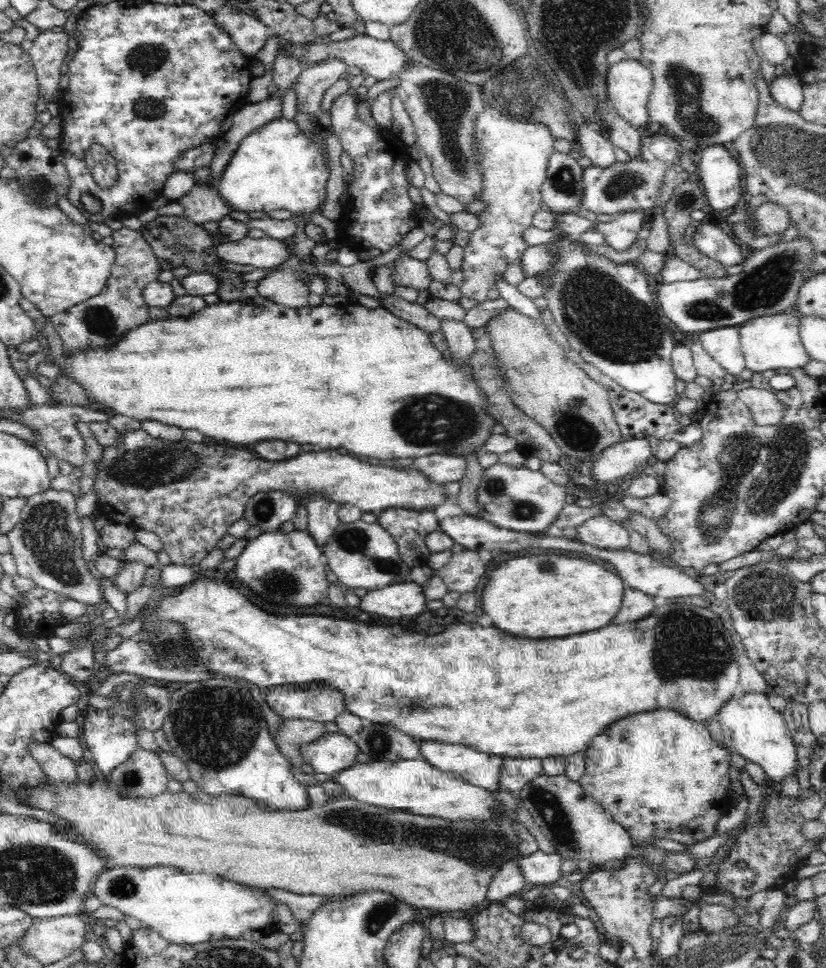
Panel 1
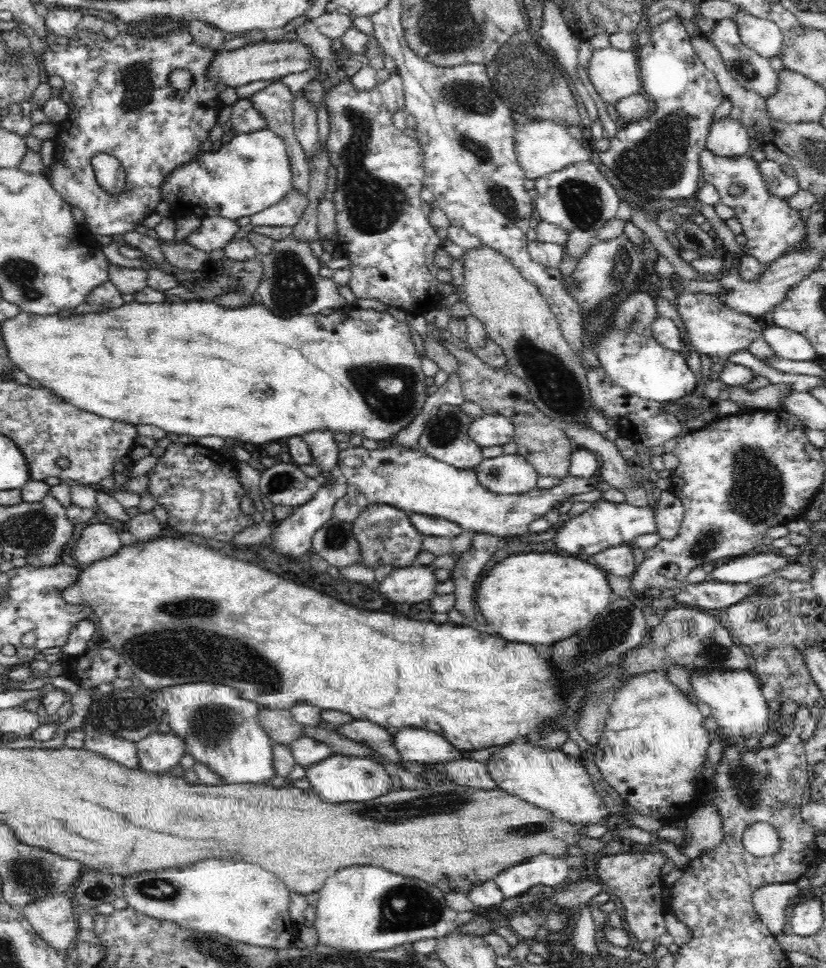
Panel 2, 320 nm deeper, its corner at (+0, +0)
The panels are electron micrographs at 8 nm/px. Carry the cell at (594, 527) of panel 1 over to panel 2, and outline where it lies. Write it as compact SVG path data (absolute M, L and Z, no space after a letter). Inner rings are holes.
M626 544L606 548L594 555L594 562L596 562L599 569L614 574L614 576L627 576L630 578L637 569L632 549L632 546Z

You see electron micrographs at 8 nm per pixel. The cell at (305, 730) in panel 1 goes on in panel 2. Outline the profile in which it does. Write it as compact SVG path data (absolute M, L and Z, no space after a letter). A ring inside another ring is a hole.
M263 707L258 713L259 725L266 731L266 734L271 738L272 742L280 743L282 745L290 746L290 743L303 734L303 725L298 724L291 715L290 709L272 710Z

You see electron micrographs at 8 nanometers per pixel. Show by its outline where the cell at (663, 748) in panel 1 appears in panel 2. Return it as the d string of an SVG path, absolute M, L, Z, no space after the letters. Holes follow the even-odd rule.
M642 673L638 676L627 678L622 681L620 686L615 688L614 700L609 704L607 713L606 724L598 744L594 748L595 752L595 765L598 766L599 773L602 774L607 785L615 791L616 794L623 800L628 802L636 809L640 815L650 816L654 819L662 820L668 818L672 814L672 810L680 808L680 804L688 804L694 799L694 786L692 786L692 778L696 774L702 772L704 762L708 760L708 746L709 736L706 726L704 726L705 717L700 713L698 705L692 703L684 693L678 690L664 673Z

